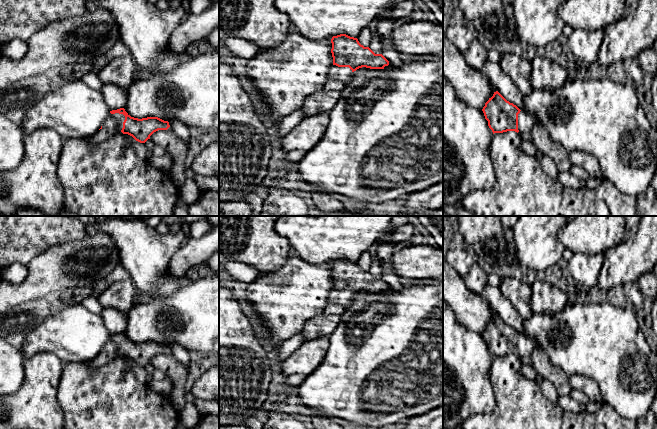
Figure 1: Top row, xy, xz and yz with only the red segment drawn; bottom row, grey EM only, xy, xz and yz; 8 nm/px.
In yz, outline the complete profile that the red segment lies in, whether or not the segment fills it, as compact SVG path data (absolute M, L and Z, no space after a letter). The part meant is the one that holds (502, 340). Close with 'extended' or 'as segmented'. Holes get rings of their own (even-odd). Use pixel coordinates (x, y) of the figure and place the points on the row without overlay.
M498 315L489 322L482 335L493 358L515 355L520 359L525 358L528 365L531 364L536 346L533 340L507 325Z | extended

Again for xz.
M340 258L333 260L331 267L333 289L328 296L328 302L330 303L347 307L351 303L352 297L359 292L384 293L385 290L389 289L389 285L382 278L375 278L369 271L364 271L359 267L357 262L350 261L346 258Z | extended

